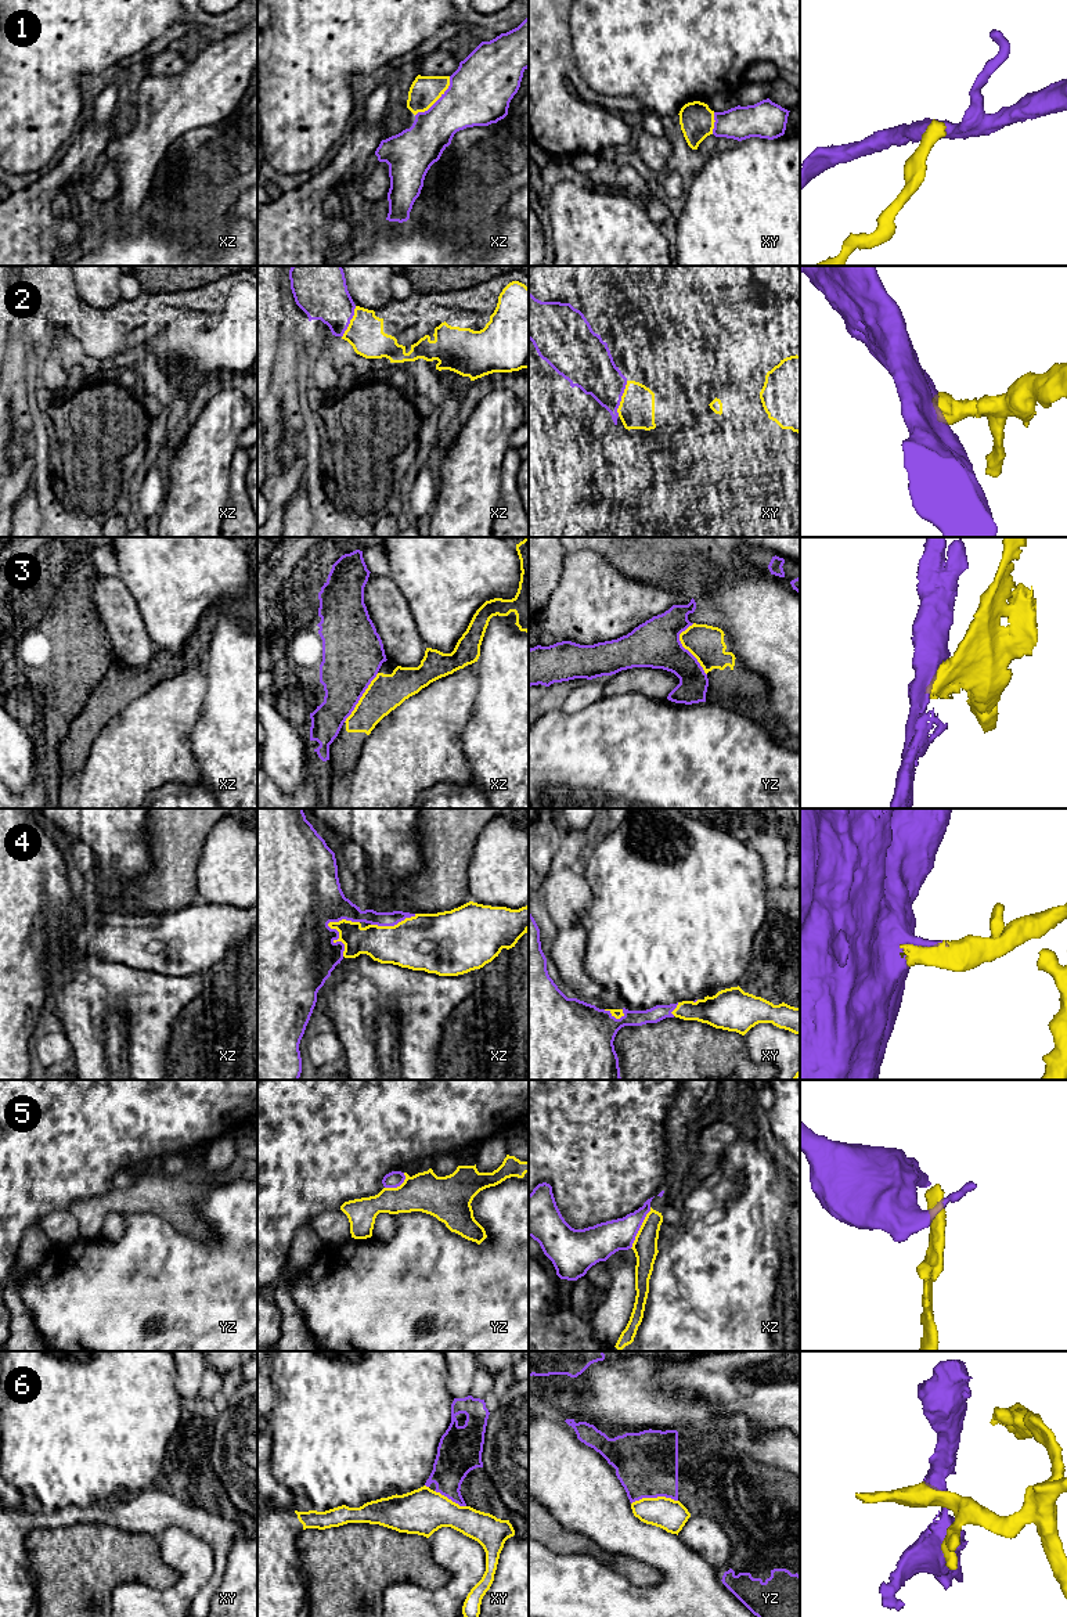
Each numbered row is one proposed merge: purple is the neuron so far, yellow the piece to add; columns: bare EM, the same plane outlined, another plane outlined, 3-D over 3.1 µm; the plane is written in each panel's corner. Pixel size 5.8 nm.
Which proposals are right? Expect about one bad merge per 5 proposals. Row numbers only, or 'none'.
1, 2, 4

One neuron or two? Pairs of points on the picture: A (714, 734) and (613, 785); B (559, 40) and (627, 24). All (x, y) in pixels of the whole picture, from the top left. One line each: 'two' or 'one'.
A: one
B: two

